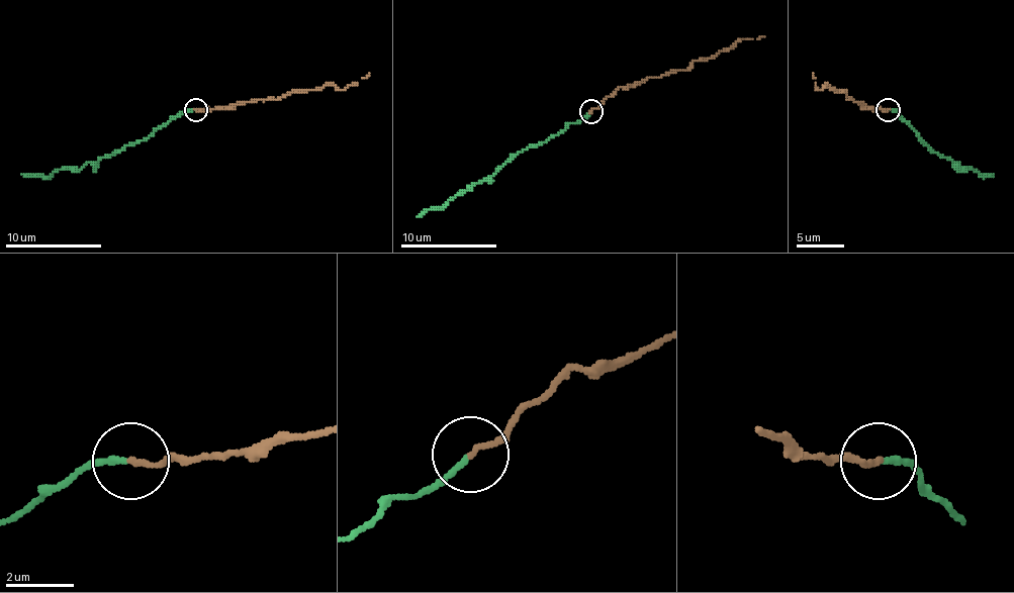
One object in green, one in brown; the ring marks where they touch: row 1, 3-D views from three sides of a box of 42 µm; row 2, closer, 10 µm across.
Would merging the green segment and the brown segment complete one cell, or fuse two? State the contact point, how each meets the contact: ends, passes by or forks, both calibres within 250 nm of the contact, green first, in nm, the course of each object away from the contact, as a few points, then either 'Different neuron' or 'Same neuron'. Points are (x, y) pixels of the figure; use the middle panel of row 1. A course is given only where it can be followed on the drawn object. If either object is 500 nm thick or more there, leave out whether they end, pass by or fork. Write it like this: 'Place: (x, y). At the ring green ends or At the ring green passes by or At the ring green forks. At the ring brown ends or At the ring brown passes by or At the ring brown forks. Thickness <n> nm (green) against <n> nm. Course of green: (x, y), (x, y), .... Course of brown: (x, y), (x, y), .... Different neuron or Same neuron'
Place: (591, 111). At the ring green ends. At the ring brown ends. Thickness 160 nm (green) against 170 nm. Course of green: (589, 111), (541, 142), (513, 154), (488, 178), (460, 190), (441, 207), (424, 209), (417, 216). Course of brown: (591, 111), (621, 87), (675, 73), (695, 61), (714, 58), (721, 51), (728, 51), (738, 41), (764, 36). Different neuron

